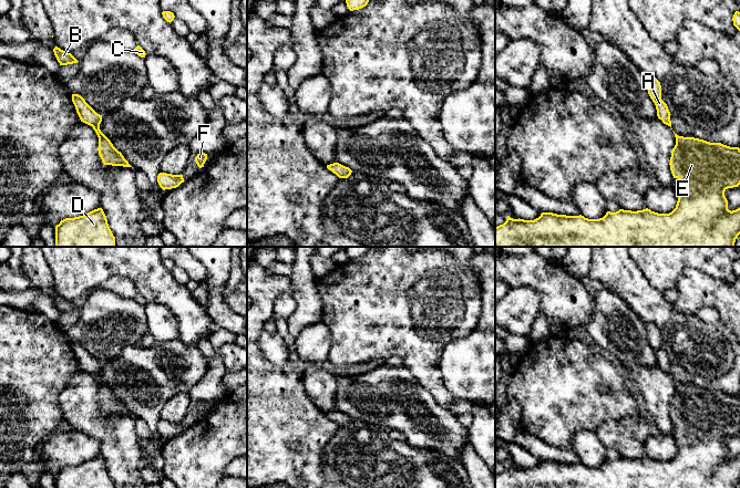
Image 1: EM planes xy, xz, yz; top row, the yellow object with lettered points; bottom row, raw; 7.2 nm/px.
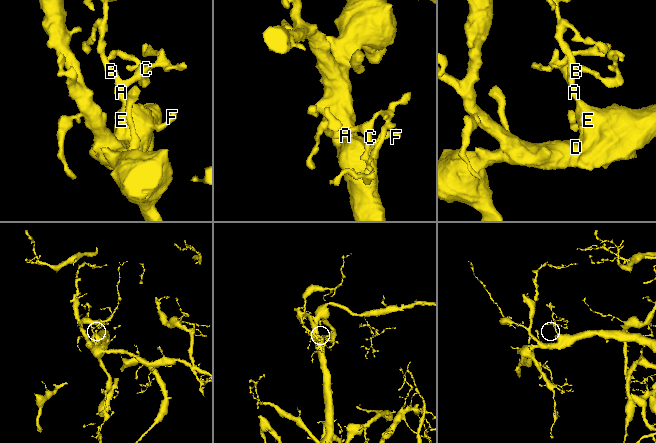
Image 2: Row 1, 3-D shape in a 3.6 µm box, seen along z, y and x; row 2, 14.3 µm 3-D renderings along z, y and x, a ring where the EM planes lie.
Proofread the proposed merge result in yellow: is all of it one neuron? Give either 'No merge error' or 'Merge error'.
No merge error

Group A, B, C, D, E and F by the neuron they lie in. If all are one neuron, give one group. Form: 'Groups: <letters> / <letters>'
Groups: A B C D E F

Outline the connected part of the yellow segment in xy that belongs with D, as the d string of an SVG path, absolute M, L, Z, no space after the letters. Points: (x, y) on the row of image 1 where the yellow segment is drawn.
M103 209L61 220L55 226L55 247L115 247Z

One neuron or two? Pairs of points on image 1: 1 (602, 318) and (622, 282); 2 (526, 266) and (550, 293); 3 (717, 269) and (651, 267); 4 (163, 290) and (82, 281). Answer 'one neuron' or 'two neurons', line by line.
1: two neurons
2: one neuron
3: one neuron
4: one neuron

